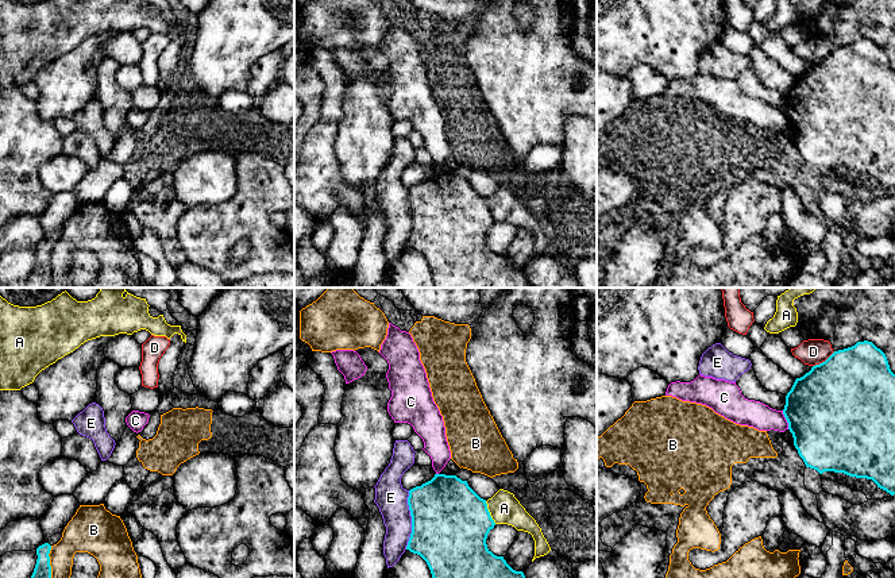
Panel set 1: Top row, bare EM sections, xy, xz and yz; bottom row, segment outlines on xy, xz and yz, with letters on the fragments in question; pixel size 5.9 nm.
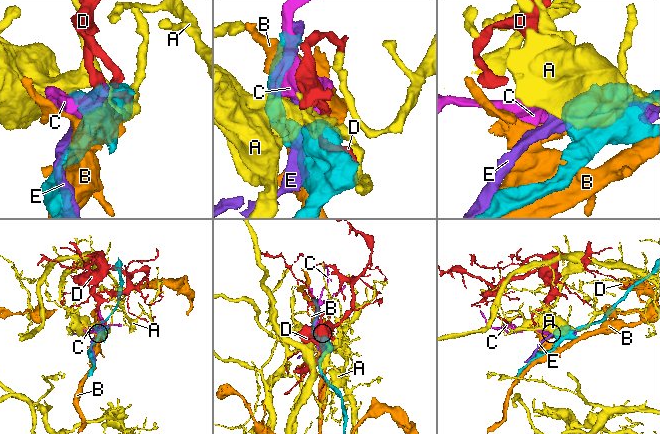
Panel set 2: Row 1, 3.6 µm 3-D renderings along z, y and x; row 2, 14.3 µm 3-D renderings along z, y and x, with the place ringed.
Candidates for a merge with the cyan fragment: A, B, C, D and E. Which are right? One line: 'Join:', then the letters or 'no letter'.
Join: no letter

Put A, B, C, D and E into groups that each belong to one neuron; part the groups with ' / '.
A C / B / D / E

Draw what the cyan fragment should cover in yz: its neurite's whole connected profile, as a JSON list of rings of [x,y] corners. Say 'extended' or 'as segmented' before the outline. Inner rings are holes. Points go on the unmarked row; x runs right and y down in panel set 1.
as segmented | [[[857,39],[852,45],[834,49],[825,59],[796,76],[786,93],[783,112],[806,165],[819,172],[834,169],[872,177],[877,185],[895,192],[895,72],[886,51],[872,39]]]

